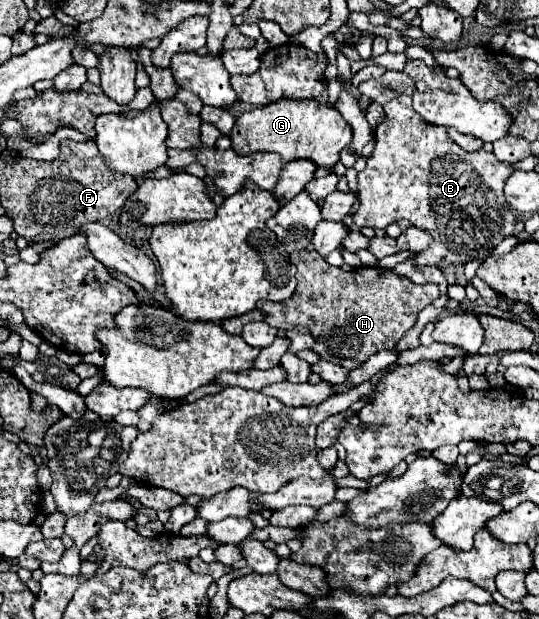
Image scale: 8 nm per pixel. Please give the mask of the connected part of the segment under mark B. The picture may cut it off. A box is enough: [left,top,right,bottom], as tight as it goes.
[354,95,514,267]

